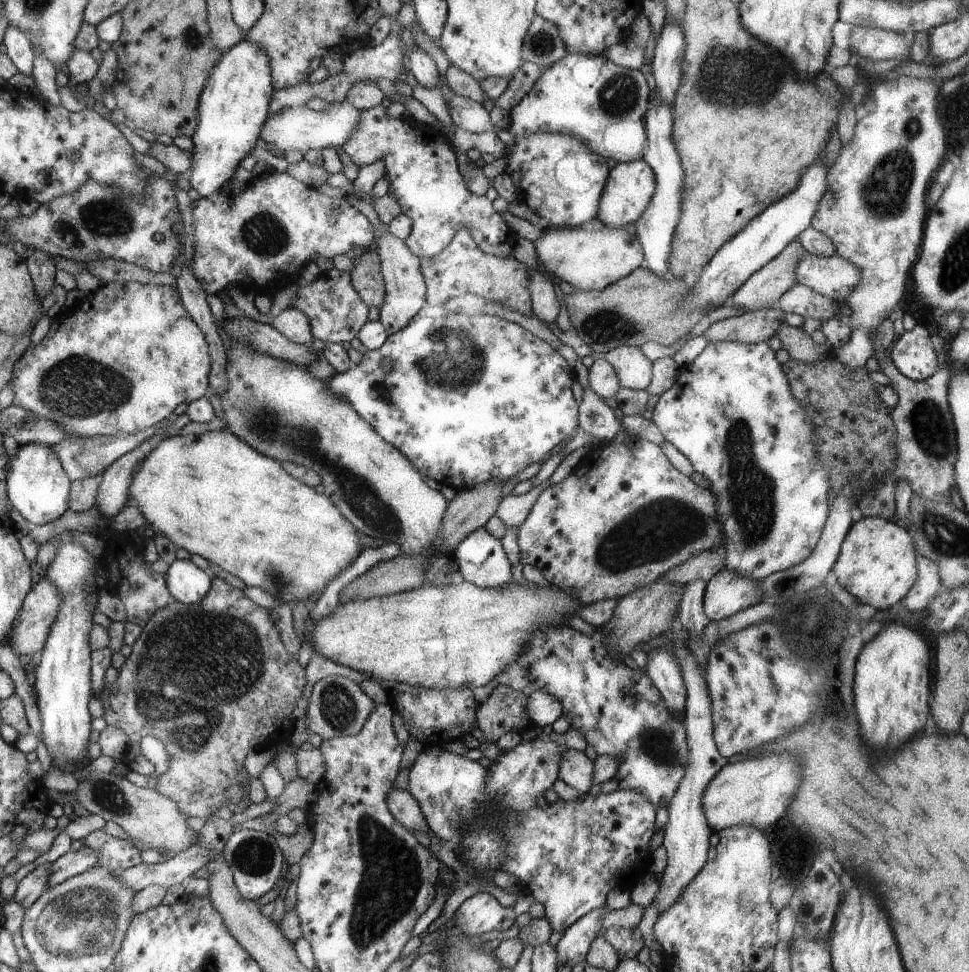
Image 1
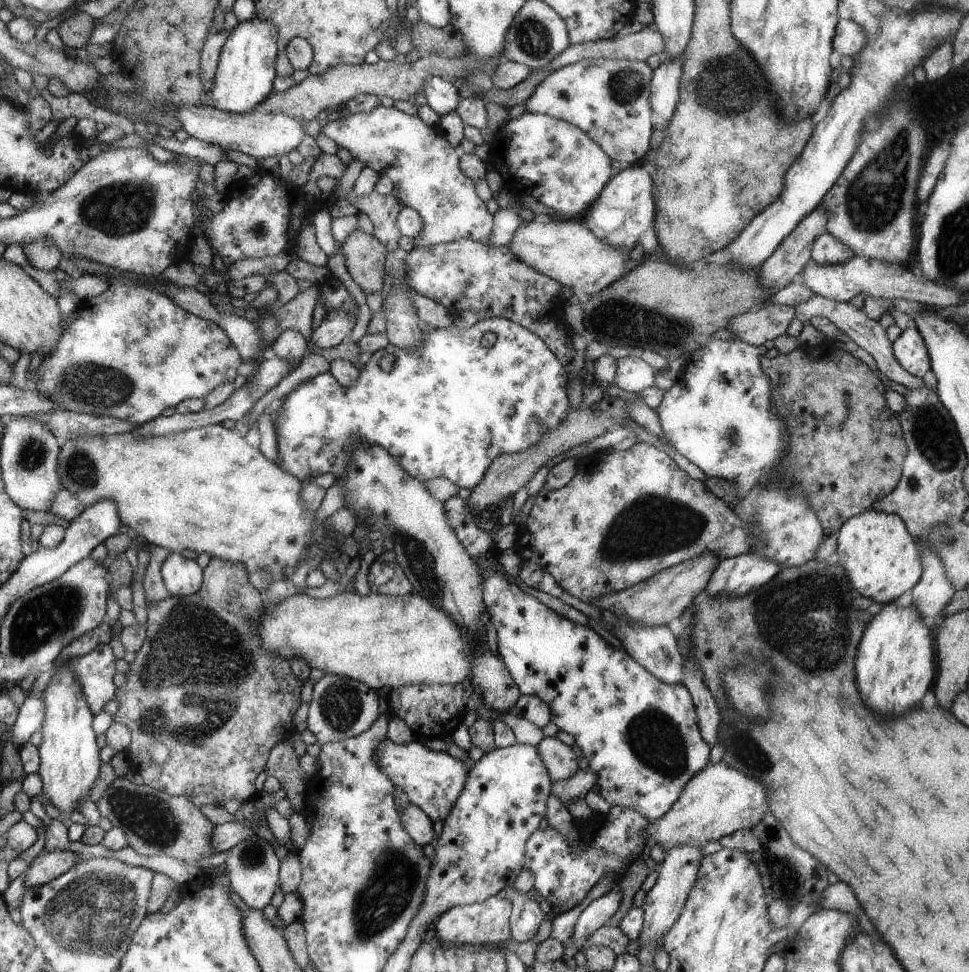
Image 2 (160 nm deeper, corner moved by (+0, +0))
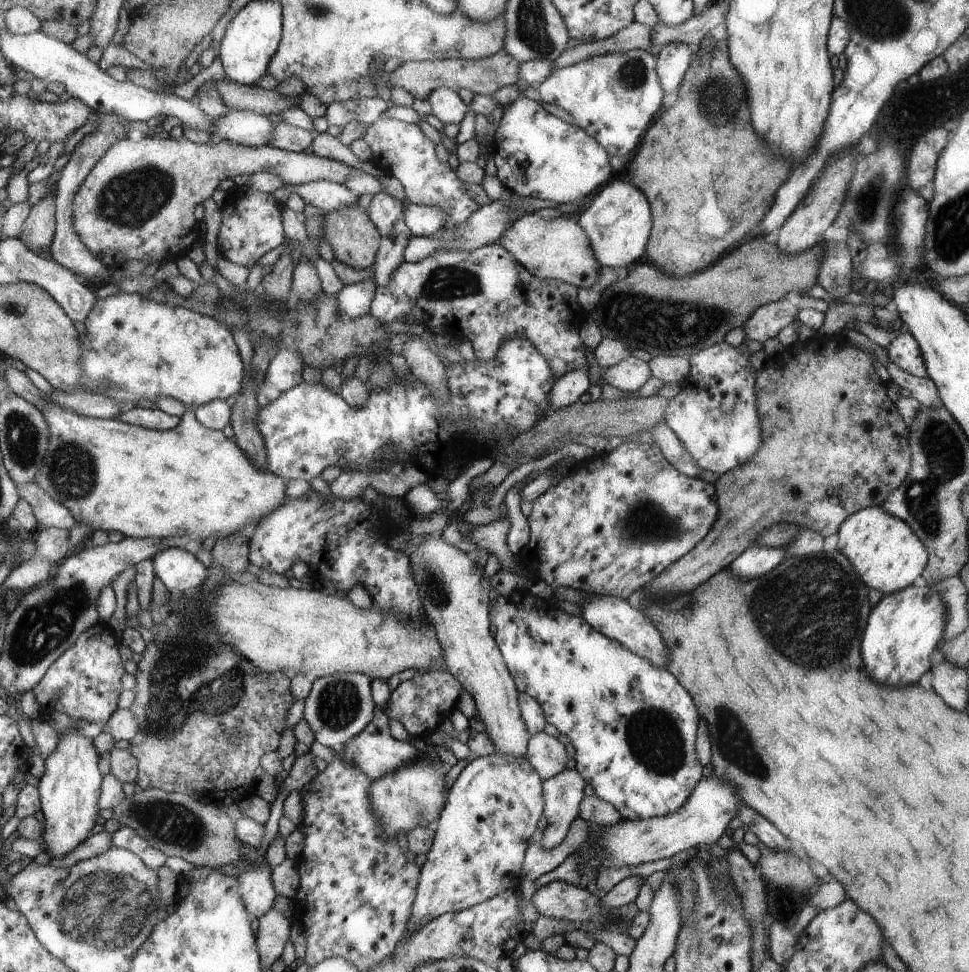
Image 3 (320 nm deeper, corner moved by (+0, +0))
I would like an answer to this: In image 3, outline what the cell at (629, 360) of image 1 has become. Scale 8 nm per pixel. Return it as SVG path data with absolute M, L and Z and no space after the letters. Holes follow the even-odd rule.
M631 354L617 365L602 368L602 382L618 390L634 392L652 376L649 364Z

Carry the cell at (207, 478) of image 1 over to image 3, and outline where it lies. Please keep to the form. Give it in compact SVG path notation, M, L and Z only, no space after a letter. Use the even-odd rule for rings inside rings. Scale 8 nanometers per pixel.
M2 364L2 368L8 391L33 403L43 412L49 424L50 442L41 457L36 483L46 494L66 506L78 523L108 533L116 530L125 537L168 538L191 534L203 542L209 536L219 539L244 527L254 530L264 517L274 513L288 497L284 478L256 467L237 442L227 438L222 431L202 426L194 408L188 407L177 428L167 431L147 429L115 419L84 416L53 403L30 382L26 373L16 367Z

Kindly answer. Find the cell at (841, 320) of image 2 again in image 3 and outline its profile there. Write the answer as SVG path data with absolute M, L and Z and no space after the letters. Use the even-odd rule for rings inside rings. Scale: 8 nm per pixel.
M890 362L887 367L891 376L890 382L895 382L900 388L908 388L910 394L921 404L925 409L933 409L942 407L938 387L928 377L920 378L908 372L904 372L899 366Z

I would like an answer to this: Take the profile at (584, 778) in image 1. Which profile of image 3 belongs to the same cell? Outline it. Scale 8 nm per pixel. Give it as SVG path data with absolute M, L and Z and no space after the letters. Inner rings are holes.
M544 731L537 732L529 738L526 757L543 779L560 774L568 762L564 746L556 737L552 738Z

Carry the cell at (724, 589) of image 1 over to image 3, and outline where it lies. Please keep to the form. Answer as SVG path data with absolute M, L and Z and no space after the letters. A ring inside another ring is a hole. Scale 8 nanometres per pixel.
M755 543L748 547L734 562L730 563L728 570L740 579L750 580L778 566L788 556L785 548L769 547Z

